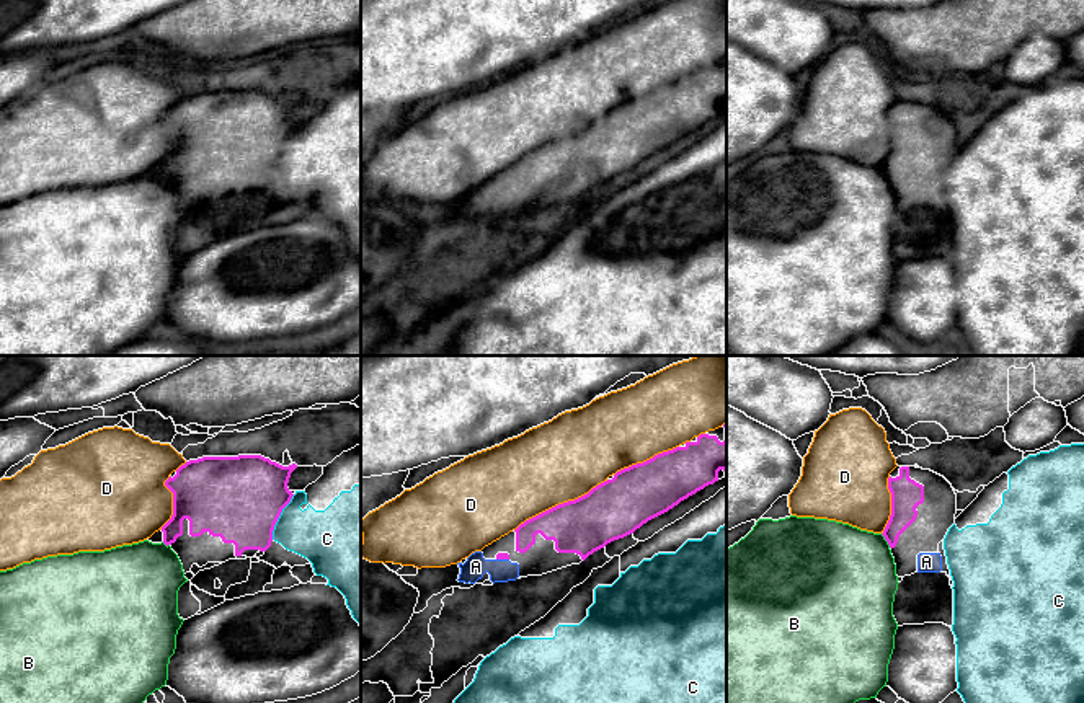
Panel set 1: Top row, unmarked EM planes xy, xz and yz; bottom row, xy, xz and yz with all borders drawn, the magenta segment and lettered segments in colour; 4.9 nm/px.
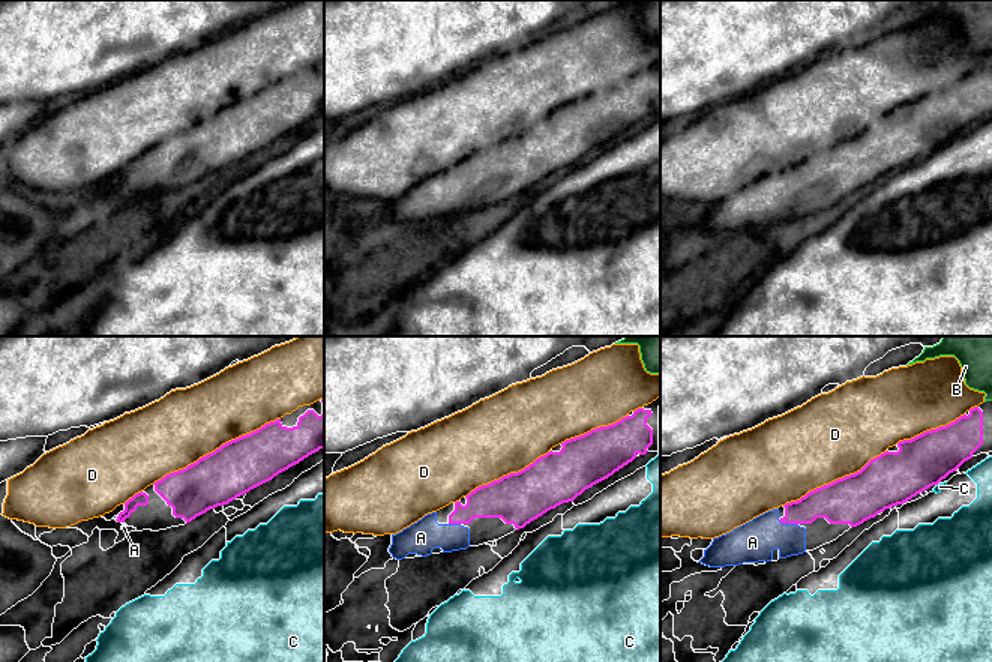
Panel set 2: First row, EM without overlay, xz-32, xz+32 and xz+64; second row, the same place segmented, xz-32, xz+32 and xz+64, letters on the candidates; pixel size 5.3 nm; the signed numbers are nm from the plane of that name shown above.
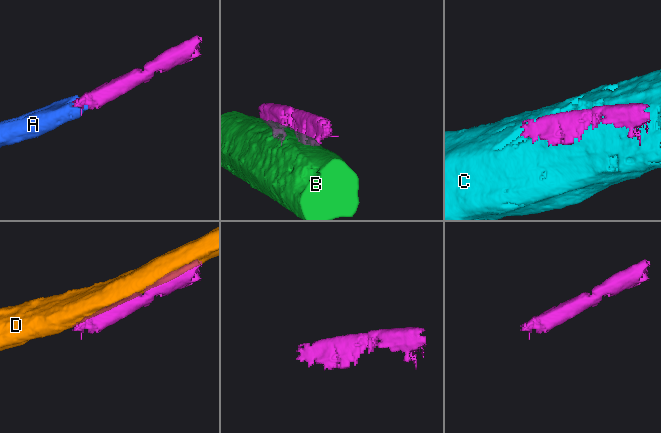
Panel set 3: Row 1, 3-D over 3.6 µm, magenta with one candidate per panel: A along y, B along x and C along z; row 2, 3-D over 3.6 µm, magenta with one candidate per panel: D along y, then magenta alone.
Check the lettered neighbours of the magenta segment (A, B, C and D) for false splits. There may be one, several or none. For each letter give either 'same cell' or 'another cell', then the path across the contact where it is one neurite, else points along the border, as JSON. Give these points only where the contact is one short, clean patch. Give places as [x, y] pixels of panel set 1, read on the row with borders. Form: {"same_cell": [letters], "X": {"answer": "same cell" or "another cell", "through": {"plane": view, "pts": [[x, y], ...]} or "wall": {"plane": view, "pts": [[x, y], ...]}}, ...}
{"same_cell": ["A"], "A": {"answer": "same cell", "through": {"plane": "xz", "pts": [[500, 555], [503, 558], [495, 566], [475, 566]]}}, "B": {"answer": "another cell"}, "C": {"answer": "another cell"}, "D": {"answer": "another cell"}}

